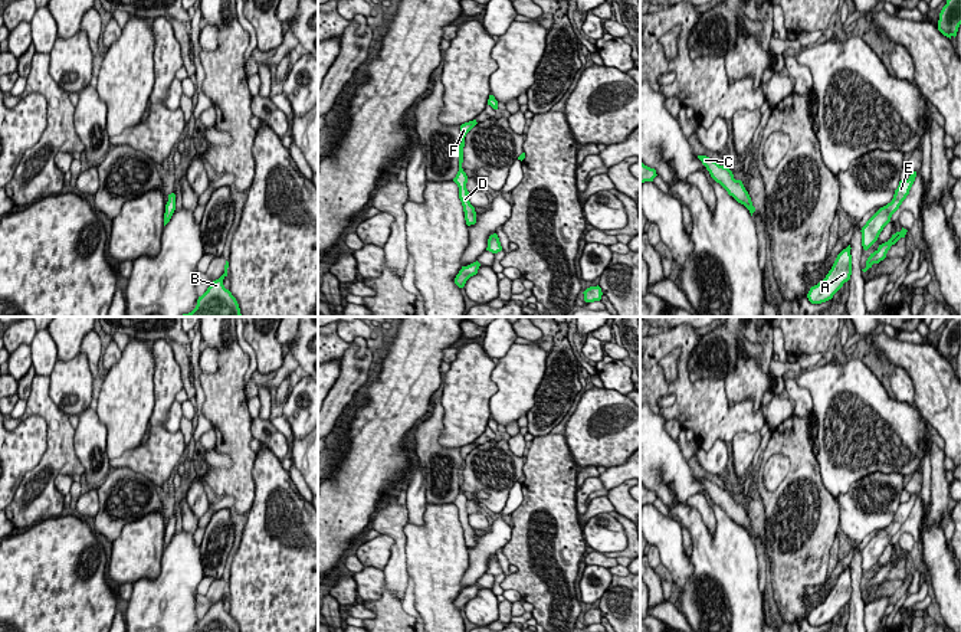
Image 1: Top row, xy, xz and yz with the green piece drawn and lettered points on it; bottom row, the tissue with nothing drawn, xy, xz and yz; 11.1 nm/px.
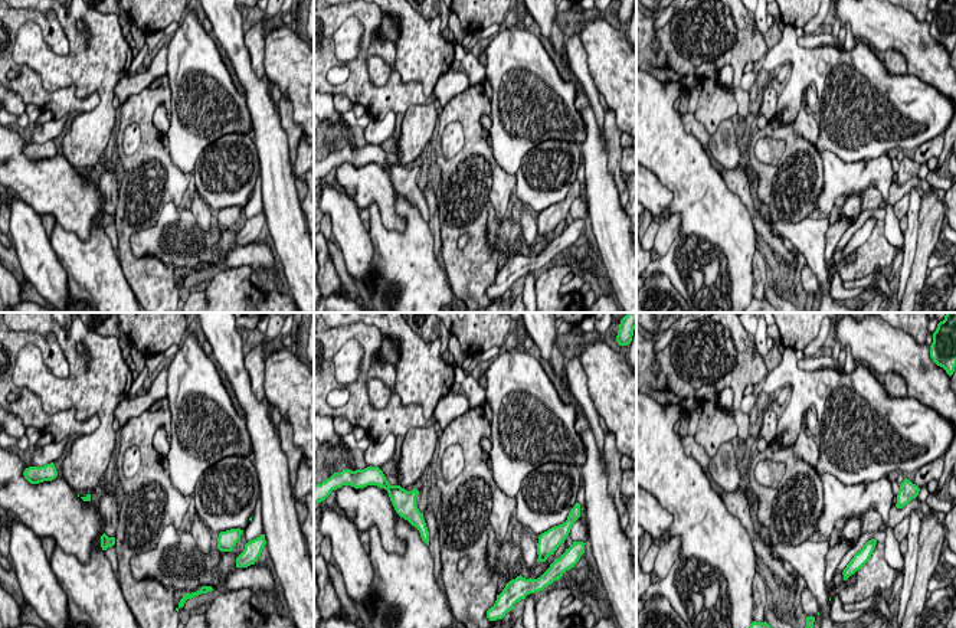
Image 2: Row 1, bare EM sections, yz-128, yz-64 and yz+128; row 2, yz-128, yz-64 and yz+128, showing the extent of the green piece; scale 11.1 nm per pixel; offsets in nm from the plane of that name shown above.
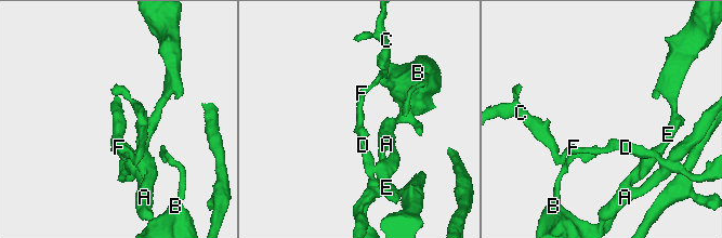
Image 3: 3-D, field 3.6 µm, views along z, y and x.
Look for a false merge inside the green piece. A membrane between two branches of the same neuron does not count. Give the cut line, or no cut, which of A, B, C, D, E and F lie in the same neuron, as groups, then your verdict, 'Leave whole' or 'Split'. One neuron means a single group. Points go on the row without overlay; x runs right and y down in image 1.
Split along yz (750, 526), (754, 533). Groups: A B D E F / C. Split

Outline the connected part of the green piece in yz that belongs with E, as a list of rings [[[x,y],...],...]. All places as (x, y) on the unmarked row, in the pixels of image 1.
[[[911,494],[908,502],[901,502],[898,511],[895,513],[892,524],[880,530],[862,550],[862,569],[865,573],[867,573],[878,563],[883,550],[891,544],[892,537],[906,521],[915,504],[915,500],[916,494]]]

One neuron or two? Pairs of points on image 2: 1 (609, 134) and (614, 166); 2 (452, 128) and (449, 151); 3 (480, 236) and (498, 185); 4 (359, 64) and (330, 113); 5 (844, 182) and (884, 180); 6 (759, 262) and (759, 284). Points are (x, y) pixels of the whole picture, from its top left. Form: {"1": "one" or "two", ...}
{"1": "one", "2": "one", "3": "one", "4": "two", "5": "one", "6": "one"}

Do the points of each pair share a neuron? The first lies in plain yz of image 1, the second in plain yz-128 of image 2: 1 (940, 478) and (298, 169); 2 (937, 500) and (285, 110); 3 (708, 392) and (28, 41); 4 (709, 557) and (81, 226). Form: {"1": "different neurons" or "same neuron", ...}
{"1": "different neurons", "2": "same neuron", "3": "different neurons", "4": "different neurons"}

